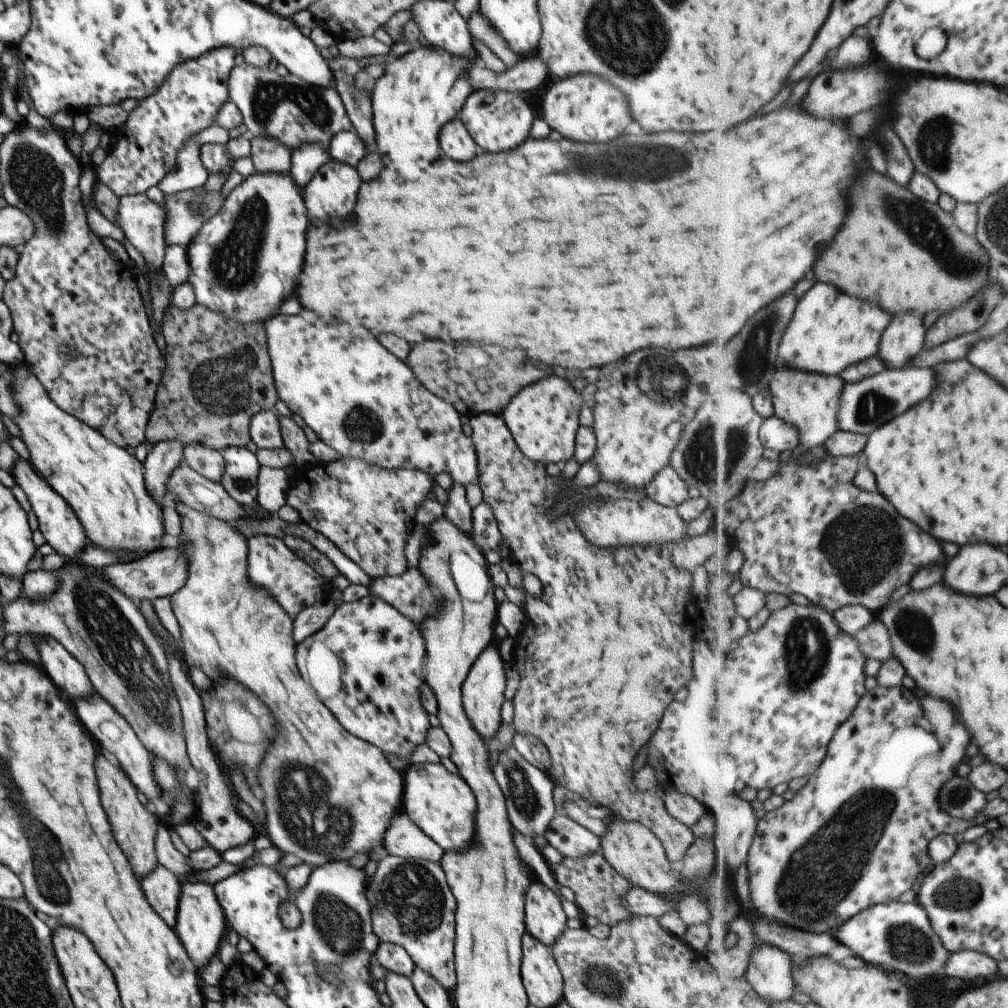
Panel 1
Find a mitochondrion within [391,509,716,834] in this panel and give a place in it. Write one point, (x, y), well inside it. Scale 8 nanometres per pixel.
(523, 798)

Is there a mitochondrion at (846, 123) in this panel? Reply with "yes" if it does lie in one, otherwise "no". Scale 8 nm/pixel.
no

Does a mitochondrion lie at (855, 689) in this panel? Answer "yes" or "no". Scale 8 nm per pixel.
no

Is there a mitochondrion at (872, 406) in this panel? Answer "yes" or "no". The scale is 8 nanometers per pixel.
yes

